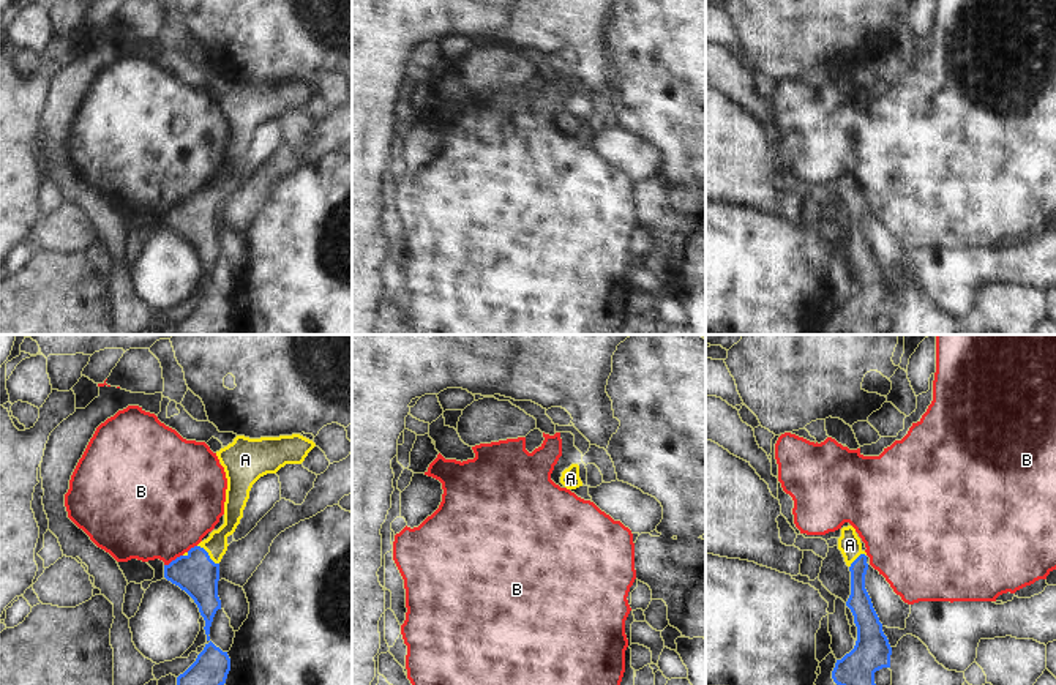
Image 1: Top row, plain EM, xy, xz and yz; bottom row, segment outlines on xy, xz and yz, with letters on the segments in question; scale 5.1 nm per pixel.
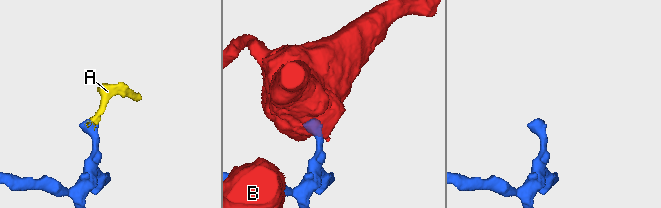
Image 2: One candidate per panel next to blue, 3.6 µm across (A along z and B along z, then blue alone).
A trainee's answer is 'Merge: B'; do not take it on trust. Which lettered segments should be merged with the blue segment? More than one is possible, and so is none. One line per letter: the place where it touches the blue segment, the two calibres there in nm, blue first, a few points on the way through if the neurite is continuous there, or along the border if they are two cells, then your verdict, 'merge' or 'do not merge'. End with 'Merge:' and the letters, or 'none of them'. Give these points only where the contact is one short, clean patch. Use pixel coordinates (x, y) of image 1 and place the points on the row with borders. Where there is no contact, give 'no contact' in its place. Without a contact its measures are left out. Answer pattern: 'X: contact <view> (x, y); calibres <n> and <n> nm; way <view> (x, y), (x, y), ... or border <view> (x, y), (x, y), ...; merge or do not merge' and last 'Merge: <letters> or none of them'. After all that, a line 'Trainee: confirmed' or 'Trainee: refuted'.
A: contact xy (207, 554); calibres 220 and 110 nm; way xy (198, 575), (199, 565), (207, 554), (215, 545); merge
B: contact xy (172, 561); calibres 220 and 460 nm; do not merge
Merge: A
Trainee: refuted

